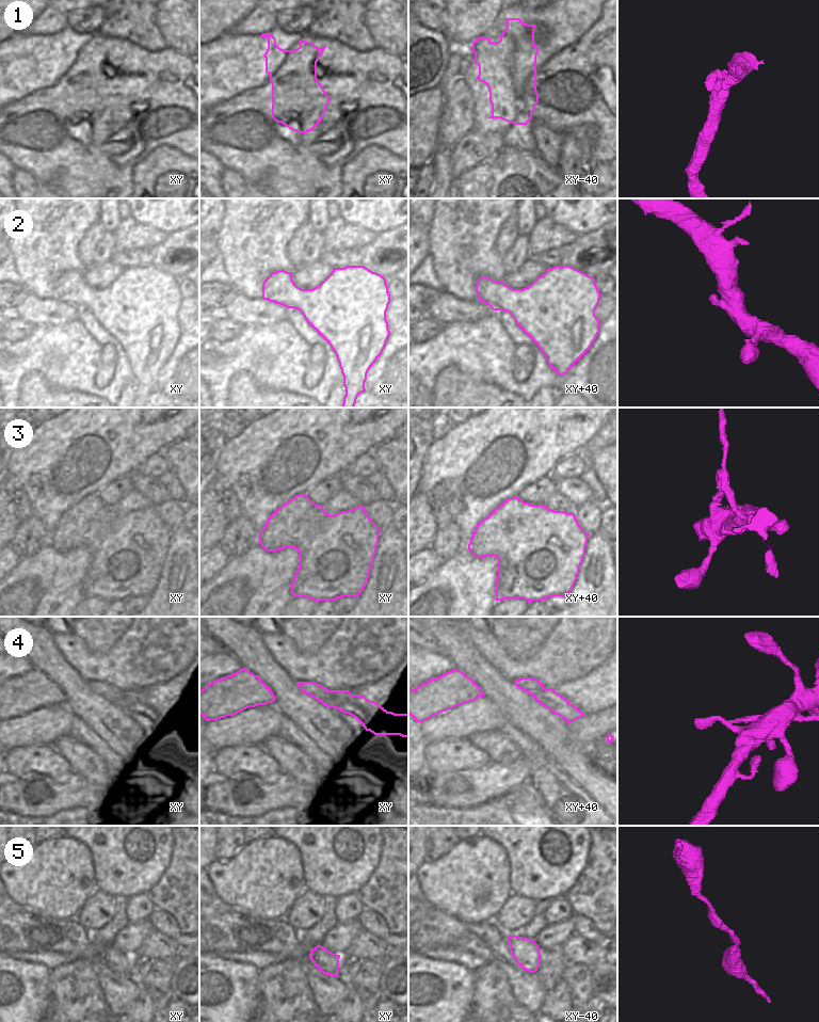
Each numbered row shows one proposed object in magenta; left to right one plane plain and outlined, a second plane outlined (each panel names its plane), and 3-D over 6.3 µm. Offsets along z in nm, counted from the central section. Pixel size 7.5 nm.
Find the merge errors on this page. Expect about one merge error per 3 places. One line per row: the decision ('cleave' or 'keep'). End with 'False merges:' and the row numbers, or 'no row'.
1: cleave
2: keep
3: keep
4: cleave
5: keep
False merges: 1, 4

